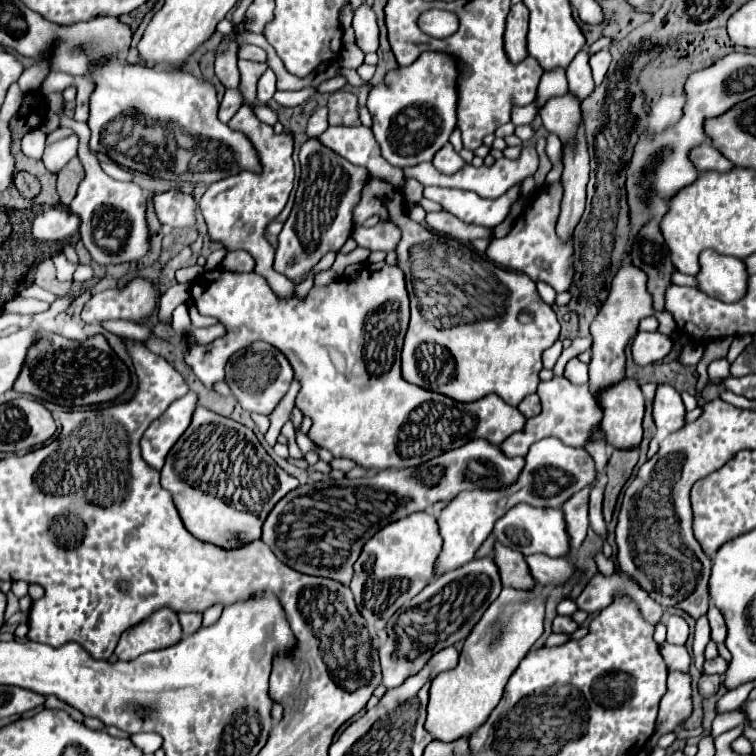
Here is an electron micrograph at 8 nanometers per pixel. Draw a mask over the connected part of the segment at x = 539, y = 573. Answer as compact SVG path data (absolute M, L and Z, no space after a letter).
M531 554L525 558L527 566L531 570L531 576L535 582L551 586L551 584L561 584L565 582L575 566L565 560L565 558L551 558L547 554Z

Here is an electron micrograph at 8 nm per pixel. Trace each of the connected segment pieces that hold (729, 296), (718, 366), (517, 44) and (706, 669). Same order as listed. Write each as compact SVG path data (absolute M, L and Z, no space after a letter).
M713 250L699 254L697 288L711 298L723 302L737 302L747 290L747 270L739 258L721 256Z
M715 360L709 364L709 379L710 380L725 380L729 376L729 362L723 360Z
M521 2L513 4L503 34L503 48L509 62L513 64L527 58L527 22L529 22L527 6L523 6Z
M719 656L719 658L713 658L713 660L705 660L703 664L703 674L723 674L727 670L727 662Z

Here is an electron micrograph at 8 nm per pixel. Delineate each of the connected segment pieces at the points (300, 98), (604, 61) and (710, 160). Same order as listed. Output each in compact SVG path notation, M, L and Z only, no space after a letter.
M311 86L297 90L297 92L277 92L275 102L285 108L295 108L295 106L301 106L303 102L307 102L313 96L313 92L315 92L315 88L311 88Z
M601 50L597 54L593 54L589 58L589 66L591 66L591 72L593 72L593 80L595 80L595 86L599 86L609 70L609 64L611 64L611 54L609 50Z
M699 144L689 152L689 160L693 162L693 166L701 172L701 170L717 170L717 172L727 172L733 168L731 162L727 162L727 158L723 158L723 154L719 154L719 150L715 150L709 144Z

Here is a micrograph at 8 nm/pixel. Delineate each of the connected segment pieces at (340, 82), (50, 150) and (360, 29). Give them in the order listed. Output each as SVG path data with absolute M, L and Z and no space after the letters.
M333 76L333 78L329 78L329 80L325 80L325 82L321 84L321 92L337 92L337 90L341 90L345 84L347 84L347 80L345 80L343 76Z
M71 134L67 138L61 138L61 140L45 146L43 164L47 166L47 170L57 174L75 156L77 156L77 134Z
M363 4L363 6L355 12L353 30L355 30L357 46L359 46L365 54L377 52L377 48L379 48L379 28L377 28L375 12L373 12L369 6Z

